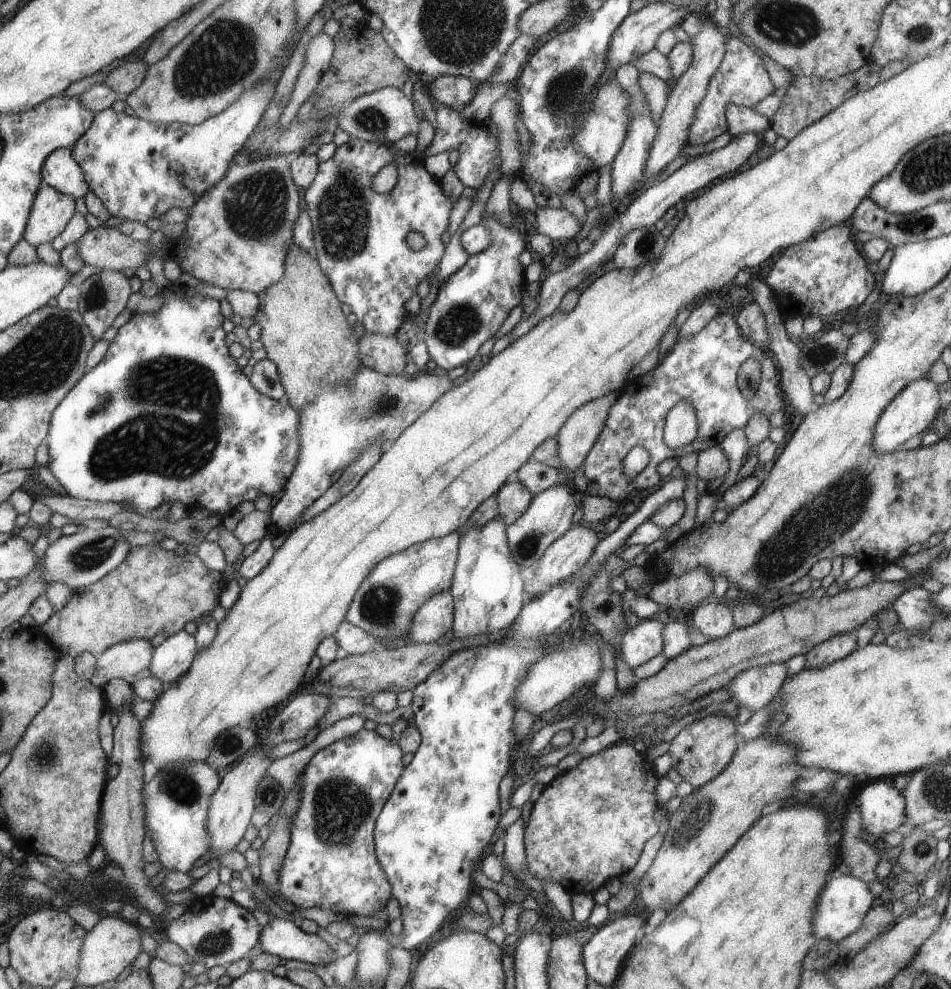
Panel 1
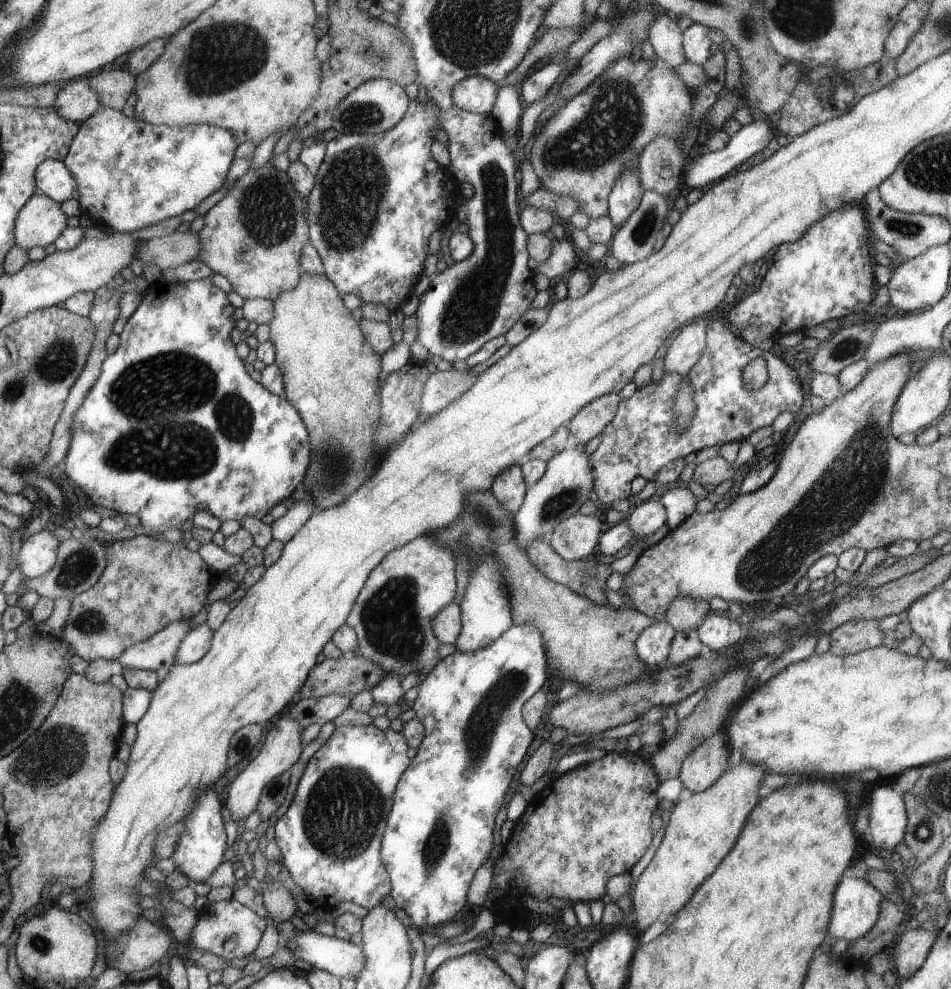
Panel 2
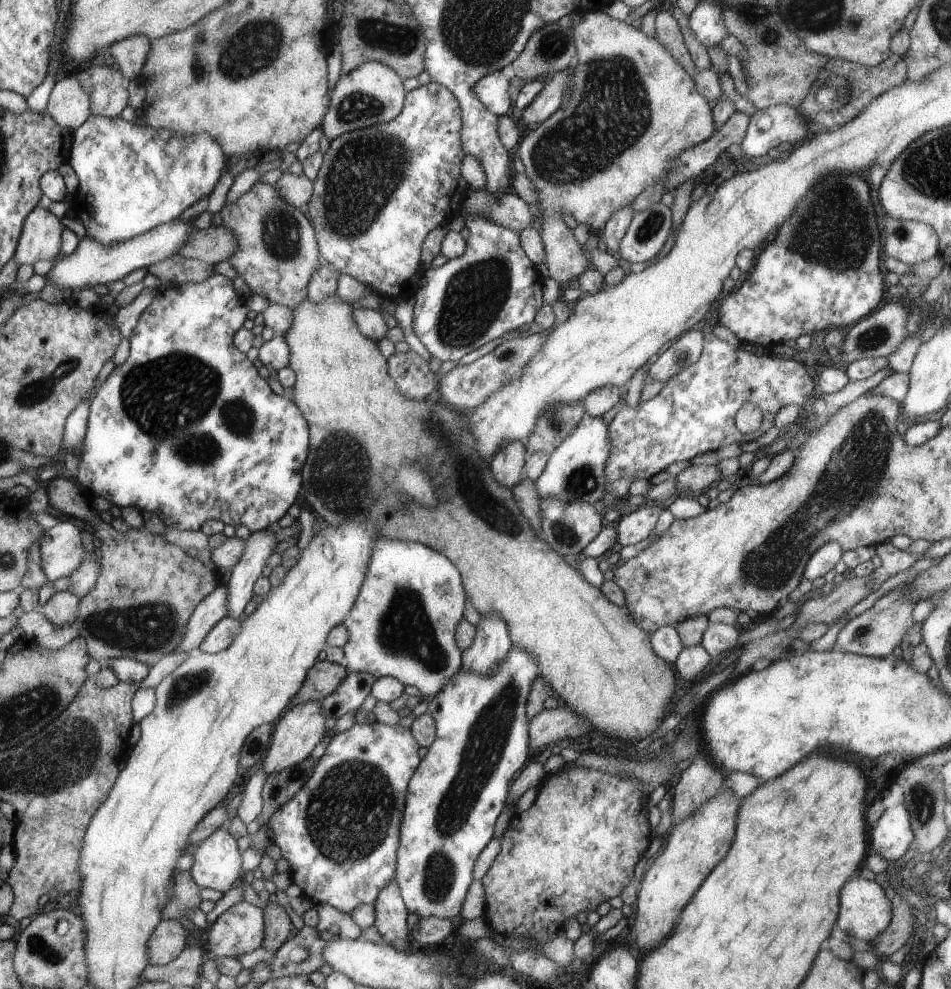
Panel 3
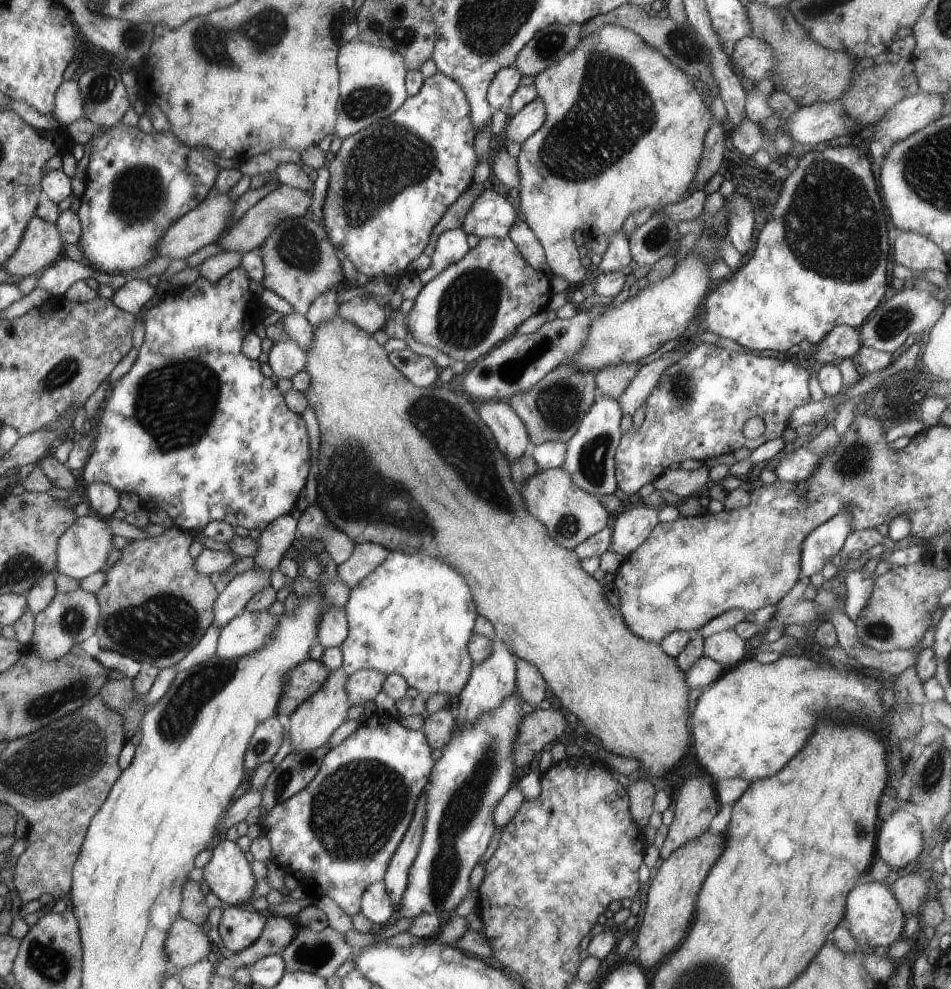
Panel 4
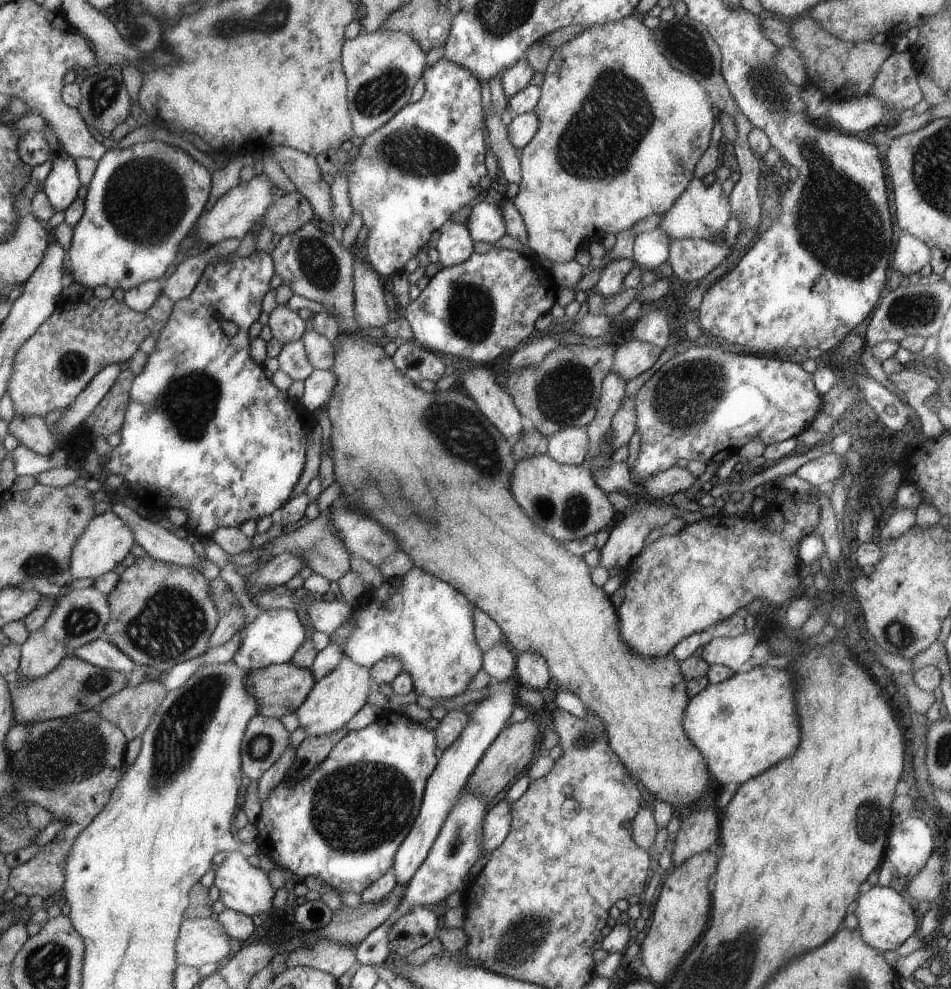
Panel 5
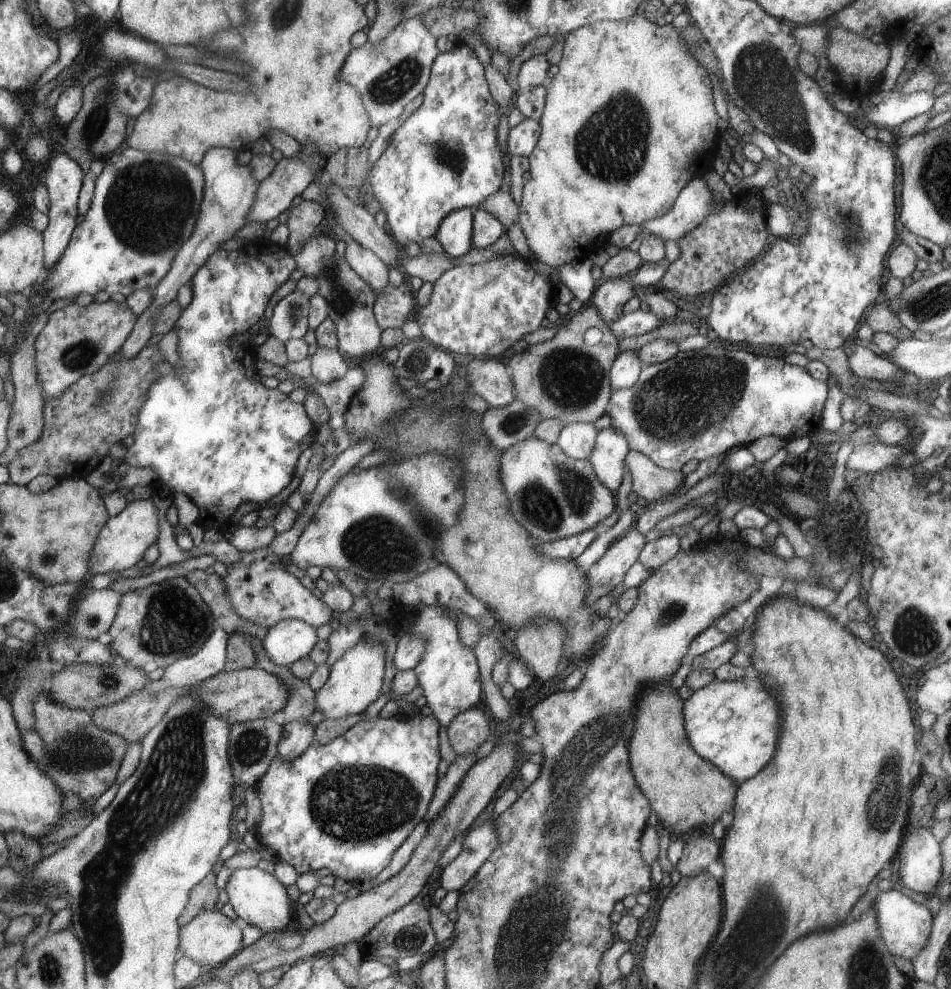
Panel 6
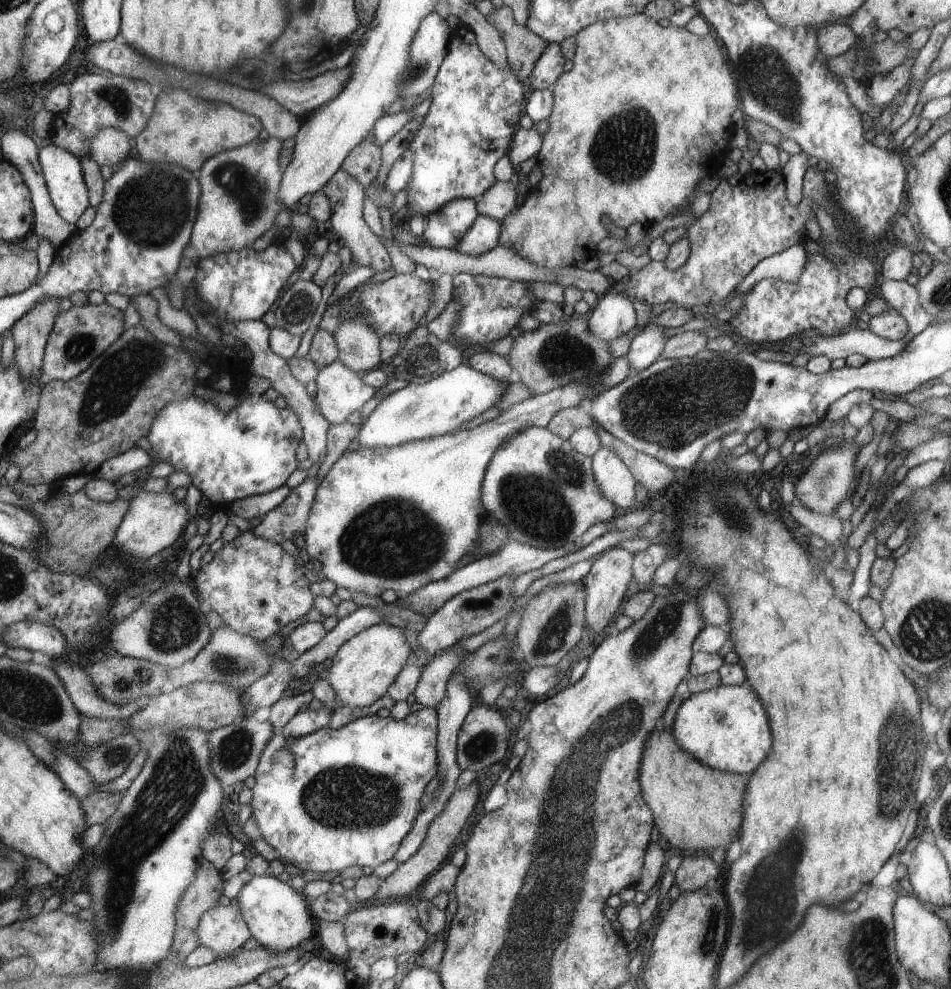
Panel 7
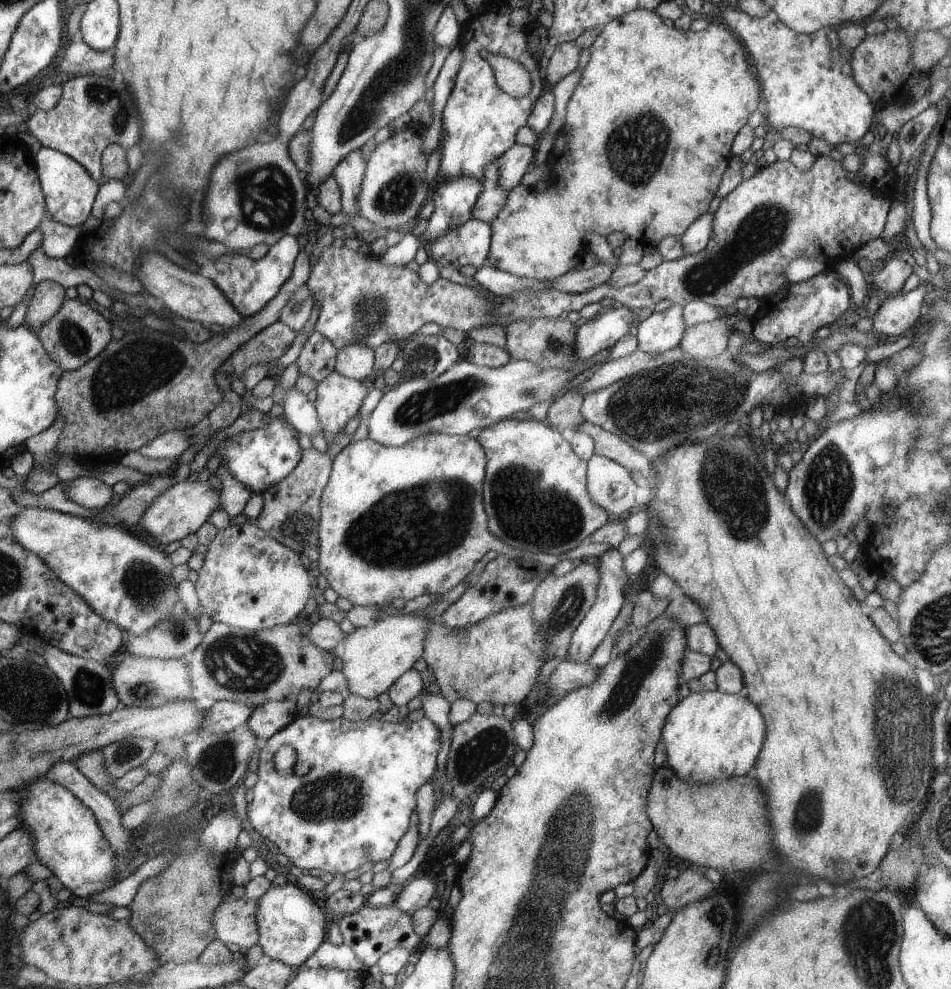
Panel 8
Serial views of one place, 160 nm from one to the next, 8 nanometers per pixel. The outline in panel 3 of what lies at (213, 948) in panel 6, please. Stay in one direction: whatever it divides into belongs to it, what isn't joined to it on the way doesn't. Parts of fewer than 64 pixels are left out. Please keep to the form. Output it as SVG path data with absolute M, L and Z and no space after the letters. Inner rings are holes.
M162 919L157 930L147 943L150 962L165 965L174 962L188 947L188 930L174 919Z

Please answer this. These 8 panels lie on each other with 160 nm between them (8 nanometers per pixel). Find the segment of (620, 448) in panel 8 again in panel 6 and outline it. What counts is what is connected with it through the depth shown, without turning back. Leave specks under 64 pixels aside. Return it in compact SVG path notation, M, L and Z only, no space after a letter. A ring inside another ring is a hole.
M635 450L625 456L625 465L632 474L632 491L638 498L644 498L648 505L670 498L685 480L682 471L656 466L645 454Z

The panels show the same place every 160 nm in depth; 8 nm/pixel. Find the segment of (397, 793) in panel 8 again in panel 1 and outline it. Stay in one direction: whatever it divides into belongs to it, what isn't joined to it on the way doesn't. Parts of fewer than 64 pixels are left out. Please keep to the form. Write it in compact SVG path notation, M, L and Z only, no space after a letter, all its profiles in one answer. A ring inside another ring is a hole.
M365 728L360 729L356 734L352 736L337 740L327 747L324 747L321 751L315 754L310 754L310 758L307 762L306 768L302 771L301 778L299 780L300 788L300 802L291 820L291 835L289 840L289 847L282 865L279 870L279 894L292 902L295 907L300 908L322 908L322 910L332 910L336 914L343 914L344 917L356 917L356 916L372 916L374 912L382 908L382 904L387 904L391 898L391 884L386 876L386 873L382 870L375 853L375 822L384 806L386 800L394 790L396 782L401 778L402 771L405 770L405 764L402 762L402 748L397 743L397 738L388 739L383 737L376 731L369 731Z

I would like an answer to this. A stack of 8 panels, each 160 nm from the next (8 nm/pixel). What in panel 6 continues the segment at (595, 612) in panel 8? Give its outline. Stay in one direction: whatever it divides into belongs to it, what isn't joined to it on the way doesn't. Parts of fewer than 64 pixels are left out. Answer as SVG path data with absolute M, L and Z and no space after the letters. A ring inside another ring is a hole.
M636 527L621 531L605 555L586 571L590 586L604 584L614 589L624 583L626 573L637 562L639 552L646 543L644 537Z

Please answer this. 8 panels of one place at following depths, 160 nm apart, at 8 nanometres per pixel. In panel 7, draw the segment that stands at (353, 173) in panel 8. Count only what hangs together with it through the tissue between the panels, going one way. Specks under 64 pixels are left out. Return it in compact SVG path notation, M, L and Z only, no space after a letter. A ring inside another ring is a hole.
M342 169L321 190L332 203L332 214L329 219L333 229L344 239L345 246L351 250L351 256L358 260L360 265L370 265L376 272L388 270L390 256L384 247L384 240L369 227L364 217L365 186L346 169Z

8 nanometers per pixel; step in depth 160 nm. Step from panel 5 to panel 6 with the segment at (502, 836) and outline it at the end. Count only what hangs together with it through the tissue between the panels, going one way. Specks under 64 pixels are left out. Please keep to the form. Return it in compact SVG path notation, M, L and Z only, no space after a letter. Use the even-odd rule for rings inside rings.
M492 821L472 830L464 841L464 850L458 858L447 864L440 874L440 884L447 891L459 891L468 882L497 845L497 834Z

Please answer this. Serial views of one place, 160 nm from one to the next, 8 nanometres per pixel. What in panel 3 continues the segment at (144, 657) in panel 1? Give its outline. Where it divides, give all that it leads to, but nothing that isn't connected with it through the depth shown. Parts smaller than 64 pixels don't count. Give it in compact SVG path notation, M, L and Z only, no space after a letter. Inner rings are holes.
M219 587L201 603L186 624L184 636L170 654L190 654L200 647L208 632L228 614L228 588Z

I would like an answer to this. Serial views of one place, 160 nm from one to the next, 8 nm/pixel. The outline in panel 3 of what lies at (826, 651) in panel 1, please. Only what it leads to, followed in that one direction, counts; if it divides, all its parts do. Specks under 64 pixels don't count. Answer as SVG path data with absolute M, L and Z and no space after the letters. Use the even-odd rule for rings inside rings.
M903 583L880 596L874 605L865 612L850 619L839 632L837 638L837 650L865 657L876 657L883 659L892 655L894 648L898 648L909 631L916 623L913 619L914 605L919 601L910 592L910 583Z

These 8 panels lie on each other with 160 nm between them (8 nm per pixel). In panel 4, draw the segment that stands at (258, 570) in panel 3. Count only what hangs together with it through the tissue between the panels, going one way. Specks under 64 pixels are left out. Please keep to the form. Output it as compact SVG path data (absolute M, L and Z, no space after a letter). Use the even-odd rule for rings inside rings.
M290 513L279 516L260 534L254 567L278 569L287 548L295 541L299 520Z

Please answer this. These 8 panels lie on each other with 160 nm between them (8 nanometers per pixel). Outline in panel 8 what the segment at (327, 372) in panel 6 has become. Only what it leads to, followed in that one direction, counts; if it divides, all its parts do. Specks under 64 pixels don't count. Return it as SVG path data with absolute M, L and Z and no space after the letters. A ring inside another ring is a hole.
M336 372L318 384L316 394L314 404L323 436L332 445L348 421L358 414L368 390L362 382Z

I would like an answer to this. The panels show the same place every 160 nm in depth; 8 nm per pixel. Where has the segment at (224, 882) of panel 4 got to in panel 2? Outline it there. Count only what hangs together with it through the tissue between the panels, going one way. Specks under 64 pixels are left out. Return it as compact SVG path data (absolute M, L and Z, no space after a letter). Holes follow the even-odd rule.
M209 789L199 797L195 810L184 820L187 828L183 830L171 858L174 859L177 870L193 883L206 883L213 874L218 873L220 863L224 862L224 852L230 846L230 842L225 833L222 807L223 804L220 803L216 790Z

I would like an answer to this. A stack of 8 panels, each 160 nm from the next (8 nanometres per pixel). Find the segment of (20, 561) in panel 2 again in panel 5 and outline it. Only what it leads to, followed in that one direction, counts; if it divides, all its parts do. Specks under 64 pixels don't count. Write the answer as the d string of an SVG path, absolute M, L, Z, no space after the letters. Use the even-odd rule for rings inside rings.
M108 510L96 516L75 545L71 556L72 579L95 579L110 572L124 560L124 556L134 546L134 535L130 524L117 513Z

